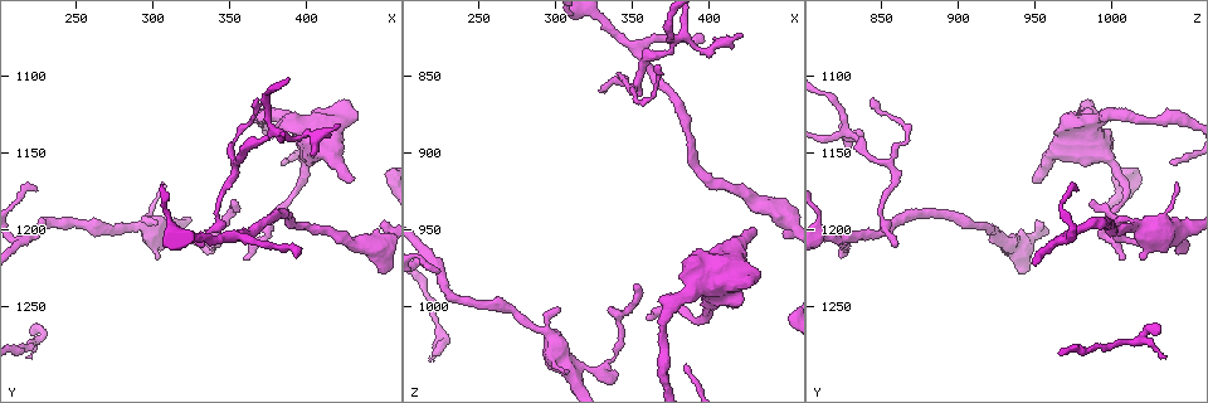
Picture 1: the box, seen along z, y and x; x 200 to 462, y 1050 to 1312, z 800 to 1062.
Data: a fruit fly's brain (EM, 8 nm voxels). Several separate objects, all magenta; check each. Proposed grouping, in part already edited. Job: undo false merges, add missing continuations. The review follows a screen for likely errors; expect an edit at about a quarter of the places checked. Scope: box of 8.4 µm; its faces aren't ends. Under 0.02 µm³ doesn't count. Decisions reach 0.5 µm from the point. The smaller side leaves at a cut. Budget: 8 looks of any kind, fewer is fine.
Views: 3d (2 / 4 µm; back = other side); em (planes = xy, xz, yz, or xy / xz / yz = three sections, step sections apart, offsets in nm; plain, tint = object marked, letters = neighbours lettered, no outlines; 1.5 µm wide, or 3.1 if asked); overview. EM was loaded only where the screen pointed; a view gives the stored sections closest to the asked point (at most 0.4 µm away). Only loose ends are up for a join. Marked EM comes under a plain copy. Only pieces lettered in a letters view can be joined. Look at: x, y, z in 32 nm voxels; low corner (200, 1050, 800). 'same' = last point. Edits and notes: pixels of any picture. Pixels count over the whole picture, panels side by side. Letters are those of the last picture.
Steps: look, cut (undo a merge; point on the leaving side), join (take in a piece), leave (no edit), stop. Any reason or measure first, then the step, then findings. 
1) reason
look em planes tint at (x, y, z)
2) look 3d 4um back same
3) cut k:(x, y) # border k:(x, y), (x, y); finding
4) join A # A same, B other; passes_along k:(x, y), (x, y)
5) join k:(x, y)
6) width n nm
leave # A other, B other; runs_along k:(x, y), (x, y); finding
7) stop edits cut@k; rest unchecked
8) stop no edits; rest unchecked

free end
look 3d 2um at (392, 1216, 822)

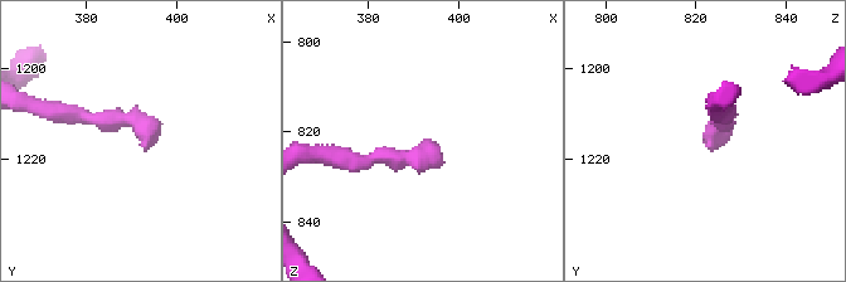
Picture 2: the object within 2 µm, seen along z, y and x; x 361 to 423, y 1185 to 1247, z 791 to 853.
look em planes letters at (392, 1217, 822)

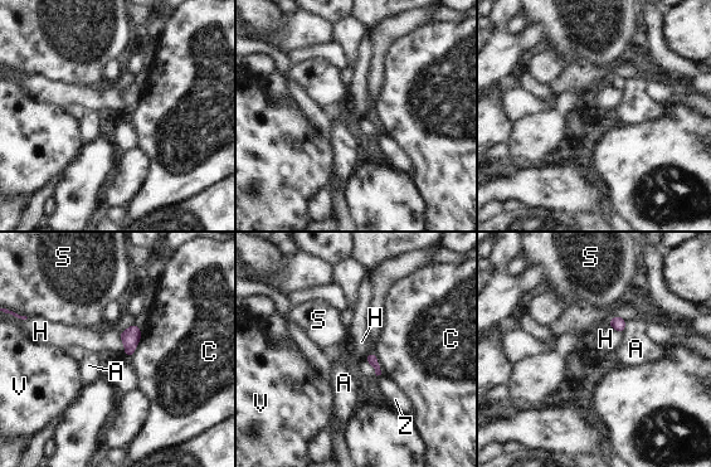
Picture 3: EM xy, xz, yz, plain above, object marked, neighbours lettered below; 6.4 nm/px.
leave # A other, C other, H other, S other, V other, Z other; border 3:(117, 332), (123, 344), (123, 351); no lettered piece goes on from it

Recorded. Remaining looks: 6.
branch stops here
look 3d 4um at (350, 1182, 988)

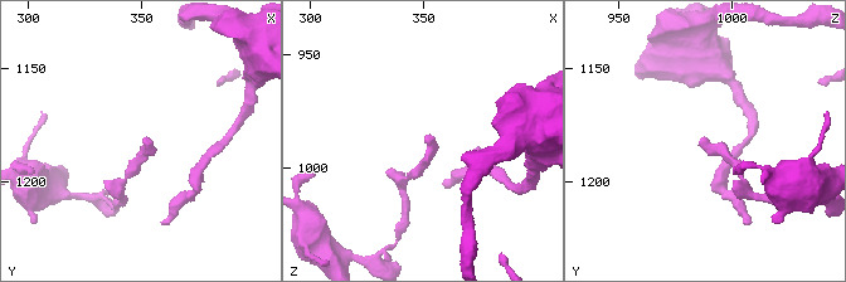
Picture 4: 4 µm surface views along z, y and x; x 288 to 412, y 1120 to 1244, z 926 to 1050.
look em planes letters at (351, 1181, 986)

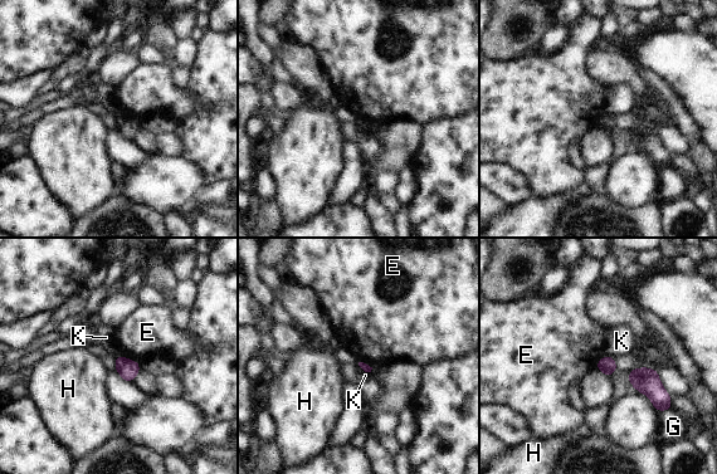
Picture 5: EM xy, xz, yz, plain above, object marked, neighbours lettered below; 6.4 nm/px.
leave # E other, G other, H other, K other; border 5:(118, 355), (135, 360), (138, 363); no lettered piece goes on from it

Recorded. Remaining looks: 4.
tapers out
look 3d 2um at (420, 1132, 824)

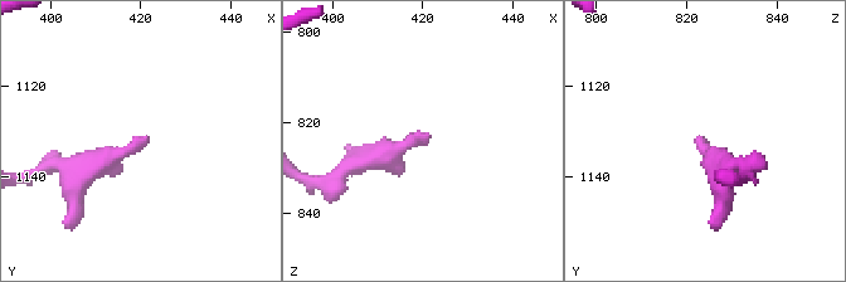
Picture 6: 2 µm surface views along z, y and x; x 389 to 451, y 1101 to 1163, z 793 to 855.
now the EM
look em xz step 8 letters at (421, 1132, 823)

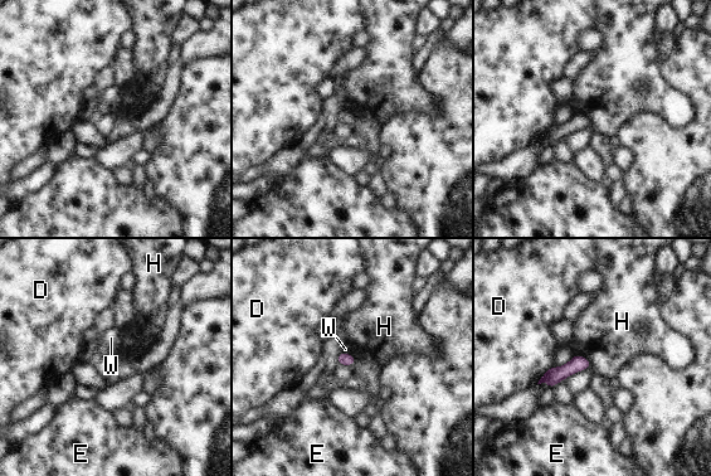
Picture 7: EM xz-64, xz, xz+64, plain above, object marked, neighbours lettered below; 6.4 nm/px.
another direction
look em planes letters same

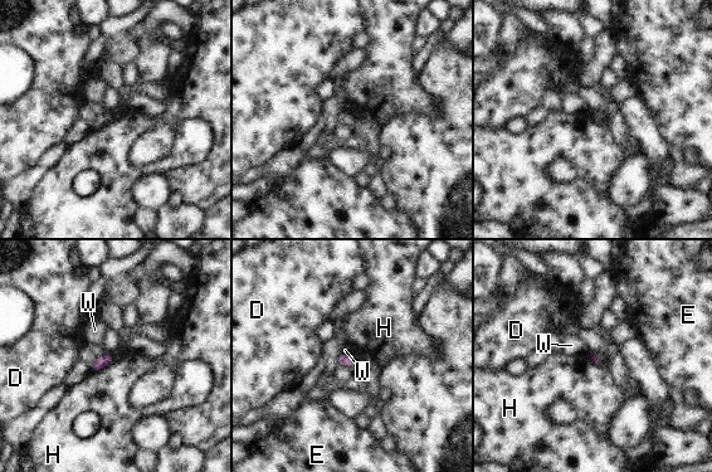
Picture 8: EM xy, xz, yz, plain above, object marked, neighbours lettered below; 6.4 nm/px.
longest_contact H 200 nm
leave # D other, E other, H other, W other; none of them fits

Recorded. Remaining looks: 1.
stop no edits; rest unchecked

